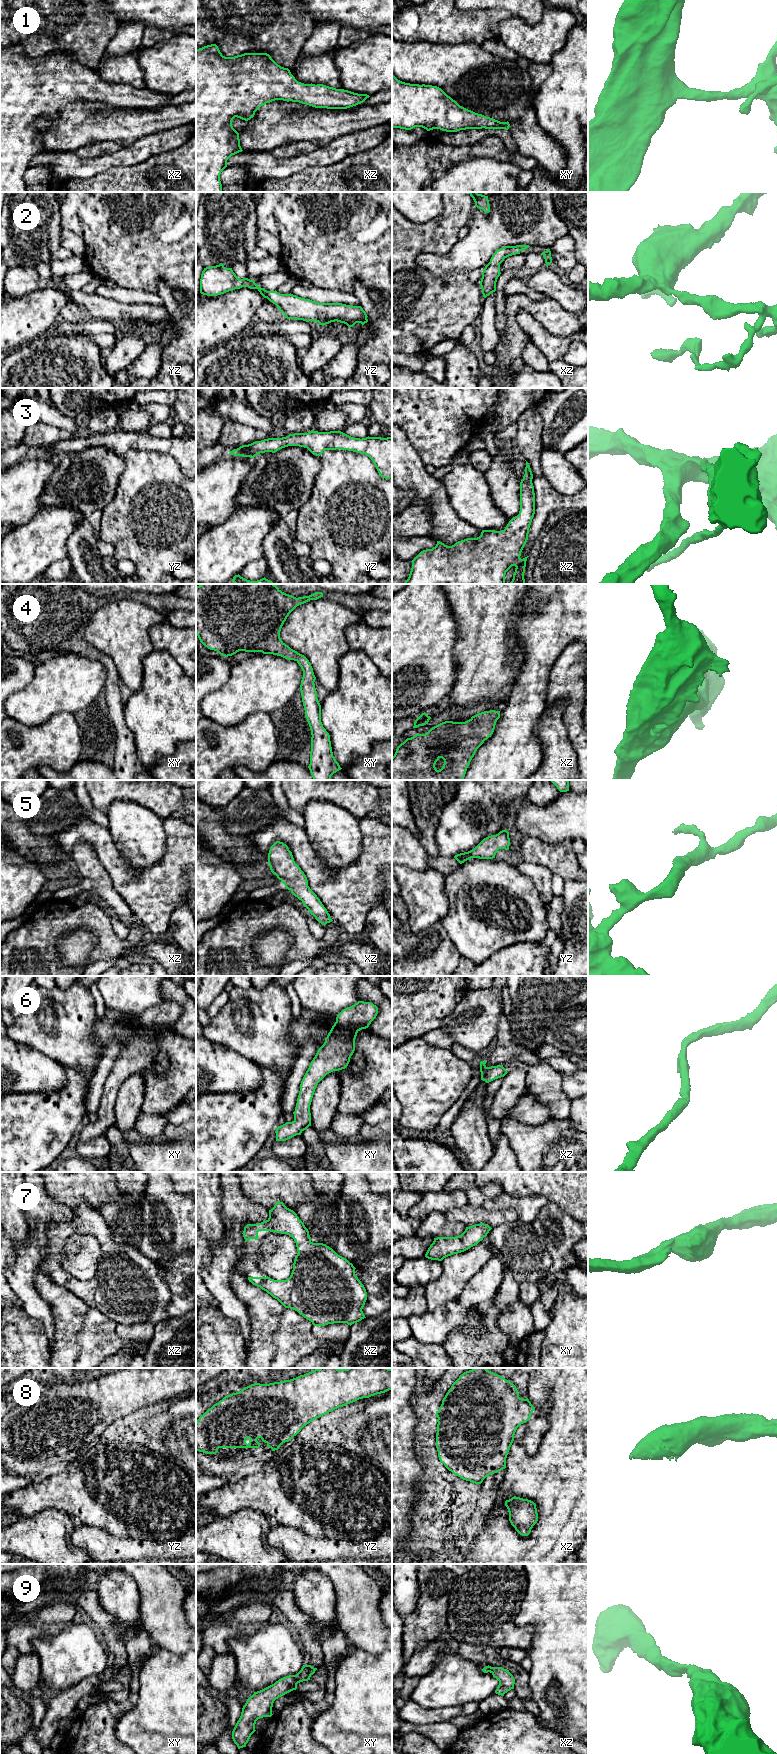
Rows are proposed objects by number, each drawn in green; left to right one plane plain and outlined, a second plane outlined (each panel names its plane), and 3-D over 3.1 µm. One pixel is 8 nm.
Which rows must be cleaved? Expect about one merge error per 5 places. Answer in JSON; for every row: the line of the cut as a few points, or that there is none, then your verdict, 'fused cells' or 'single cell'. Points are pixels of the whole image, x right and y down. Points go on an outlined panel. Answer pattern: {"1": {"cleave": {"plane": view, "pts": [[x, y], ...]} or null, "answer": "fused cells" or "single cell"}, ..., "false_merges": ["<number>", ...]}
{"1": {"cleave": null, "answer": "single cell"}, "2": {"cleave": null, "answer": "single cell"}, "3": {"cleave": null, "answer": "single cell"}, "4": {"cleave": null, "answer": "single cell"}, "5": {"cleave": null, "answer": "single cell"}, "6": {"cleave": null, "answer": "single cell"}, "7": {"cleave": null, "answer": "single cell"}, "8": {"cleave": null, "answer": "single cell"}, "9": {"cleave": null, "answer": "single cell"}, "false_merges": []}

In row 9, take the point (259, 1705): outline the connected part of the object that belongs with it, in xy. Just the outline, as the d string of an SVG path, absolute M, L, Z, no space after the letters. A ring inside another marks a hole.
M303 1665L296 1675L289 1675L274 1684L254 1692L242 1708L241 1716L233 1731L232 1739L238 1749L246 1747L251 1735L256 1731L256 1721L263 1717L271 1717L273 1703L279 1697L297 1689L297 1684L310 1680L317 1668Z

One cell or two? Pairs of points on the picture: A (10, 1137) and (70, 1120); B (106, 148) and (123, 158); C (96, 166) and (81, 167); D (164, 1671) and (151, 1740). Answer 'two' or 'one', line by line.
A: one
B: two
C: one
D: one

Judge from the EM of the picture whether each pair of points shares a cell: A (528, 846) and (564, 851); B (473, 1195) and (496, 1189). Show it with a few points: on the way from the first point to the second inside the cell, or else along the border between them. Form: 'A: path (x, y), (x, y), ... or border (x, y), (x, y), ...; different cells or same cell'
A: path (537, 851), (555, 851); same cell
B: path (479, 1195), (490, 1191); same cell

